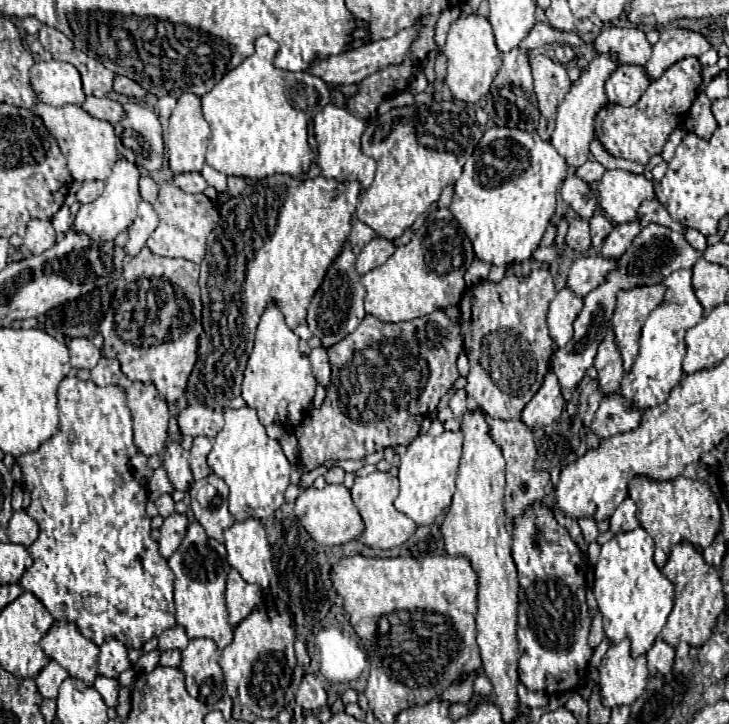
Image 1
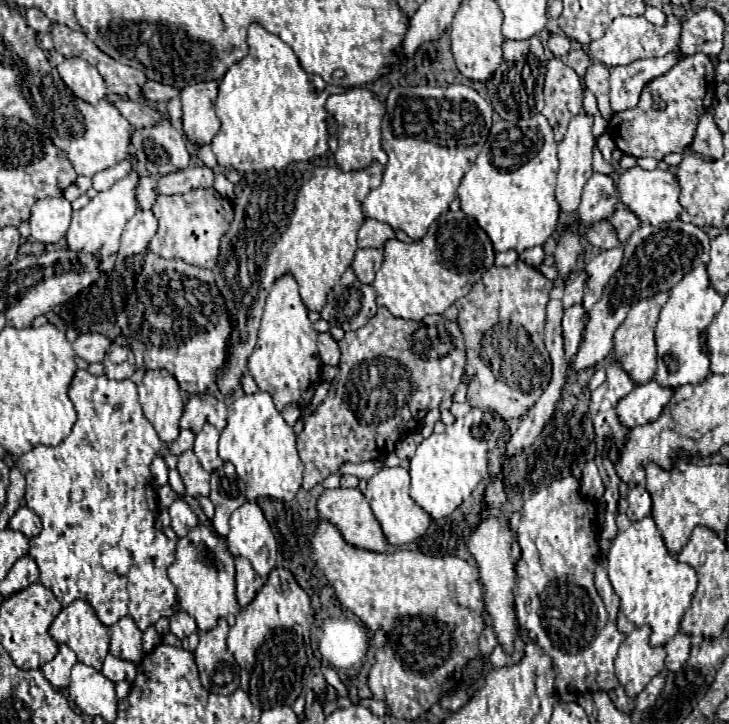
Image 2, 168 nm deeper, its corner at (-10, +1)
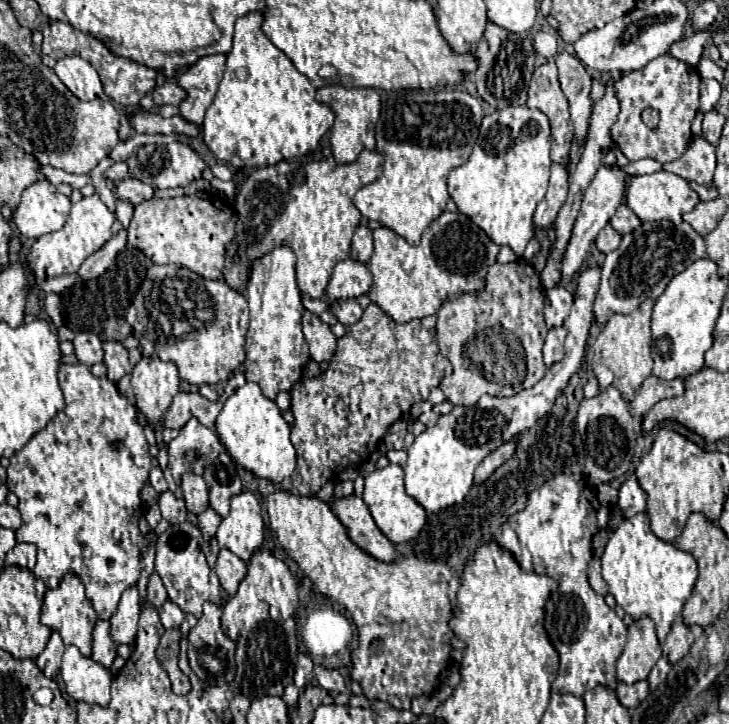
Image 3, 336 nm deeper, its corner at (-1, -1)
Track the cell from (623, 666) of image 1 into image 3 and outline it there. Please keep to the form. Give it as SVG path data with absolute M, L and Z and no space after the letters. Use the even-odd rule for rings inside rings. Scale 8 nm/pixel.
M651 618L635 620L629 626L623 654L617 660L617 680L625 684L645 680L659 658L661 658L661 646L655 636L653 620Z

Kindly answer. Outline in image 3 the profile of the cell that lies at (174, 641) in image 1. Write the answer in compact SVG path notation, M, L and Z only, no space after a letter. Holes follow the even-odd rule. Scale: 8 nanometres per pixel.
M167 600L161 610L159 610L159 616L161 616L161 624L165 626L165 630L169 628L179 628L181 622L185 620L185 614L181 612L181 608L177 604L173 604L171 600Z

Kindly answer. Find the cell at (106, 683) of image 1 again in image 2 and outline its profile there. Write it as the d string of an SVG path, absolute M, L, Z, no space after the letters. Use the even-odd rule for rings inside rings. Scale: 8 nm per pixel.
M108 654L104 660L104 666L102 666L102 674L106 678L110 678L112 682L120 682L120 680L132 682L132 678L136 676L136 666L128 660L122 660L118 656Z

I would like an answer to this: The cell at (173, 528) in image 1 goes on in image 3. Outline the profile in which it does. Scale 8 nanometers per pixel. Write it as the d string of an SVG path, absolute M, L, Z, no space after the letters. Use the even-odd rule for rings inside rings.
M169 490L159 496L159 508L161 508L163 518L165 518L169 524L181 524L181 522L185 522L185 518L187 518L187 508L185 508L185 504L183 504L181 500L177 500Z

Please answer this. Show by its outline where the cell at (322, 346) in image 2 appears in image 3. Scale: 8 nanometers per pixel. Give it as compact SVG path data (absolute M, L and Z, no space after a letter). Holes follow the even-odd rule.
M305 312L303 314L303 334L305 334L305 340L309 344L311 358L319 364L329 362L331 356L335 354L335 348L337 348L335 346L337 338L329 330L329 326L323 324L319 320L319 316L315 316L311 312Z

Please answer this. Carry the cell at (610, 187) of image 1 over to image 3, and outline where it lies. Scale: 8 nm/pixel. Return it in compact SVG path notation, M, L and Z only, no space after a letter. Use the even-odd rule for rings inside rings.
M665 170L645 174L645 176L631 176L627 180L625 190L625 204L639 216L643 222L655 222L655 220L671 220L675 224L681 222L681 216L685 212L691 212L693 206L699 202L697 194L689 188L689 182L681 176L669 174Z

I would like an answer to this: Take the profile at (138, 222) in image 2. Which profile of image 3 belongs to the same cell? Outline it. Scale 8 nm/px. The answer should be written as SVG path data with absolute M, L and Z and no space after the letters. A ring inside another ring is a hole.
M121 228L107 244L103 244L103 248L99 248L99 252L93 252L83 262L83 266L79 268L81 278L87 282L87 280L93 280L93 278L101 276L111 266L117 252L121 252L125 248L125 244L127 244L127 230Z

